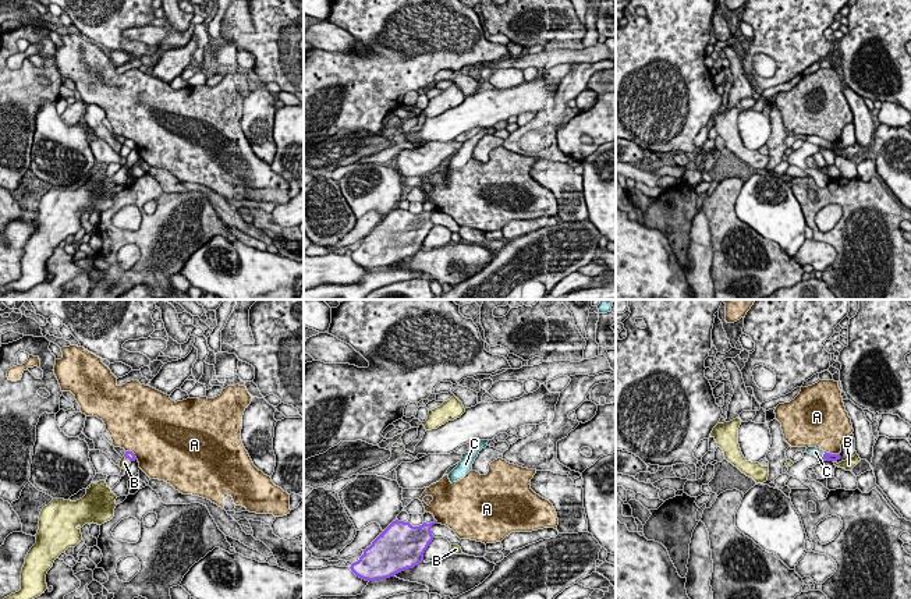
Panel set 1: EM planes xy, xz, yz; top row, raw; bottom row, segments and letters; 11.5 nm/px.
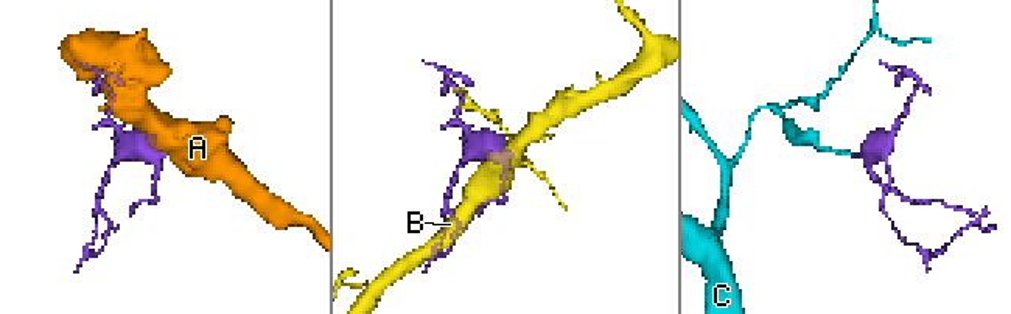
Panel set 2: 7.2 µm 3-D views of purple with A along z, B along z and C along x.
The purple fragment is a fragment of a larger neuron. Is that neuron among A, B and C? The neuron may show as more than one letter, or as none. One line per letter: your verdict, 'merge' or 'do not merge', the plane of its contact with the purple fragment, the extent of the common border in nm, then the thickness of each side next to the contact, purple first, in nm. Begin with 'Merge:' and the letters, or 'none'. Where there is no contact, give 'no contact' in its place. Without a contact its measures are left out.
Merge: C
A: do not merge; meets purple in yz; contact 180 nm long; 100 nm thick on the purple side, 380 nm on the other
B: do not merge; meets purple in xy; contact 110 nm long; 100 nm thick on the purple side, 120 nm on the other
C: merge; meets purple in yz; contact 100 nm long; 100 nm thick on the purple side, 100 nm on the other

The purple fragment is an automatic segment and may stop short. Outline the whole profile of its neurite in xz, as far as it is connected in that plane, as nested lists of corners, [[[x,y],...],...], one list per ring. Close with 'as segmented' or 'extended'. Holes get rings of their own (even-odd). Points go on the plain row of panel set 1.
[[[393,209],[364,238],[359,248],[351,252],[351,259],[365,269],[376,269],[414,256],[423,249],[423,241],[435,226],[430,219],[433,212],[437,209],[423,210],[419,215]]]; as segmented

